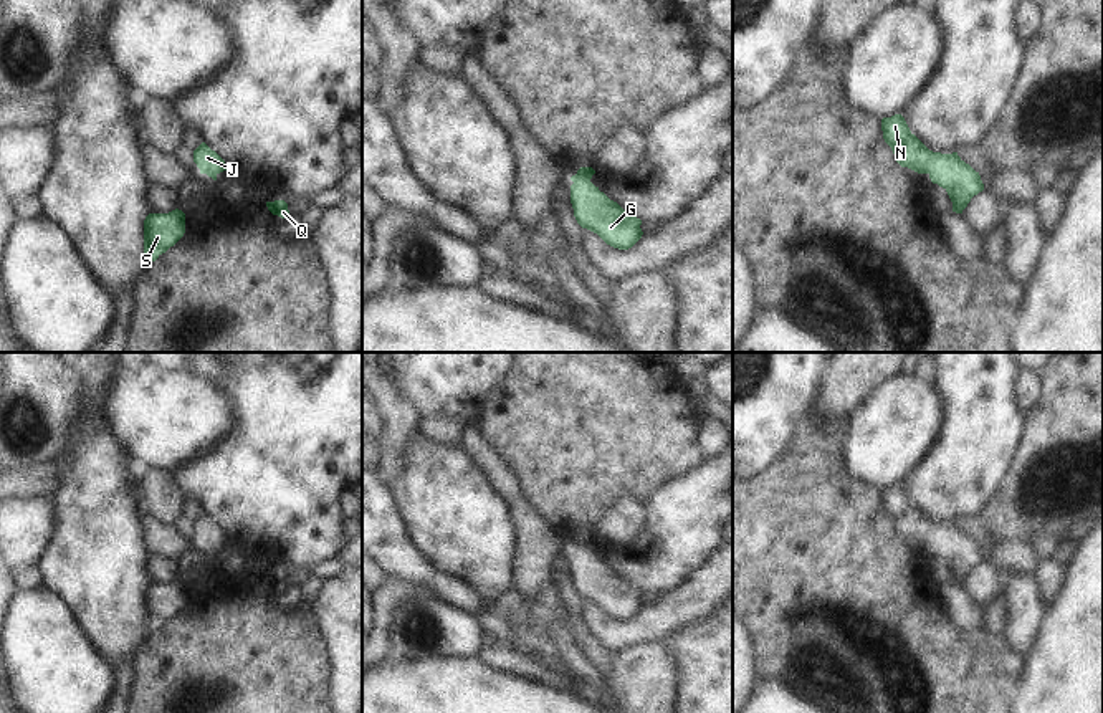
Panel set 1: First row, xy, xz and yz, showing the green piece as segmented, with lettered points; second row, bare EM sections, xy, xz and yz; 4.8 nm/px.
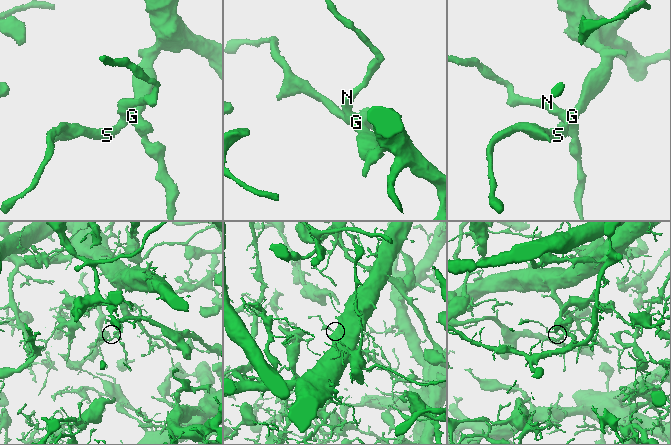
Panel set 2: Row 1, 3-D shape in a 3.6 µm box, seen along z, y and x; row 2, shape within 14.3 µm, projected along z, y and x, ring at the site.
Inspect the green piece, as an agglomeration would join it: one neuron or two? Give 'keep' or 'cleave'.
keep

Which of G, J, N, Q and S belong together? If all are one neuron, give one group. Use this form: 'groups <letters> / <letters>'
groups G J N Q S

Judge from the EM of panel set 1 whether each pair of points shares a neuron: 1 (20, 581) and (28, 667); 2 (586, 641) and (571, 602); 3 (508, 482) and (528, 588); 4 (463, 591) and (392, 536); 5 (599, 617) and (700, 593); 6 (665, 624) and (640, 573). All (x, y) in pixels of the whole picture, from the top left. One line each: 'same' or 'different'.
1: different
2: same
3: same
4: same
5: same
6: different

